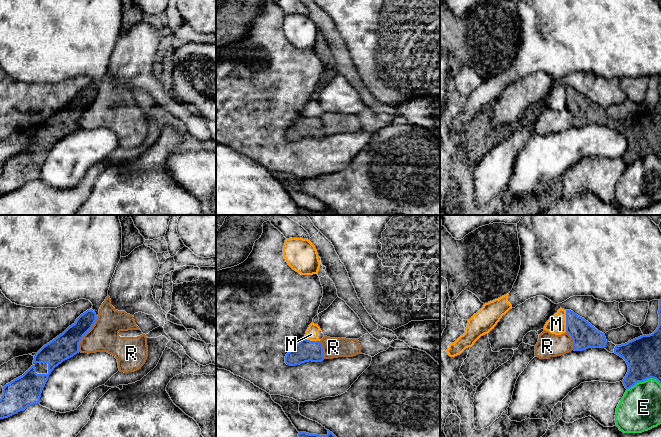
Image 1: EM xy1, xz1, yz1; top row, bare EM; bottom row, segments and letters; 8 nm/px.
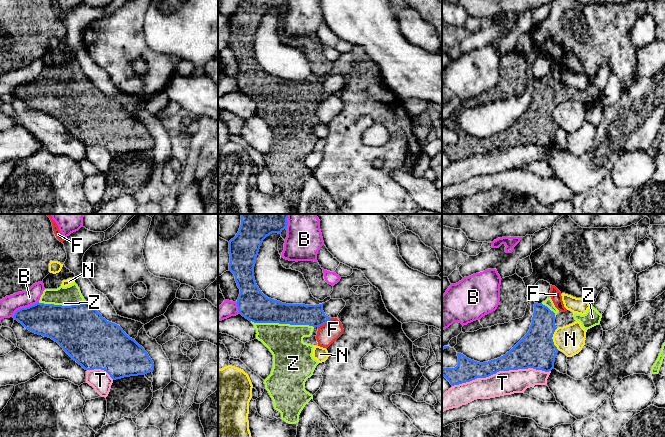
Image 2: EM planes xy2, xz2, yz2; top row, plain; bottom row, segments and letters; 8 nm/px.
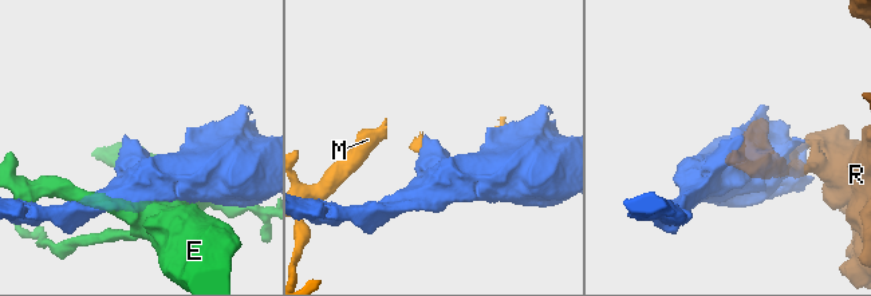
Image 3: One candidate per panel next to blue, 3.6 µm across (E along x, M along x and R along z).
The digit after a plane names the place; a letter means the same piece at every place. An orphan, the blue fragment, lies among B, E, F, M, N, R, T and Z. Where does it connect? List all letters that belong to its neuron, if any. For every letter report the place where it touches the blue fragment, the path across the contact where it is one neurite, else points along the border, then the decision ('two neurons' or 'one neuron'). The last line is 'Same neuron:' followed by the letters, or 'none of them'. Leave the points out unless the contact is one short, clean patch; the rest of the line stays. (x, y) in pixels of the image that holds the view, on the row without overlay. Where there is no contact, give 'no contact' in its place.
B: xy2 (24, 84) | two neurons
E: yz1 (643, 156) | two neurons
F: xz2 (324, 99) | two neurons
M: yz1 (566, 97) | along yz1 (565, 86), (566, 107) | two neurons
N: yz2 (552, 115) | two neurons
R: xy1 (85, 109) | two neurons
T: yz2 (501, 146) | two neurons
Z: xz2 (282, 99) | one neuron
Same neuron: Z

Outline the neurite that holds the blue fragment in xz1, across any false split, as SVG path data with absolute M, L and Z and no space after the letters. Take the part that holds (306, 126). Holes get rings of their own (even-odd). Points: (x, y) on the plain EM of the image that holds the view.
M303 114L285 132L285 139L290 142L305 138L322 138L324 136L323 123L320 117L310 117Z

